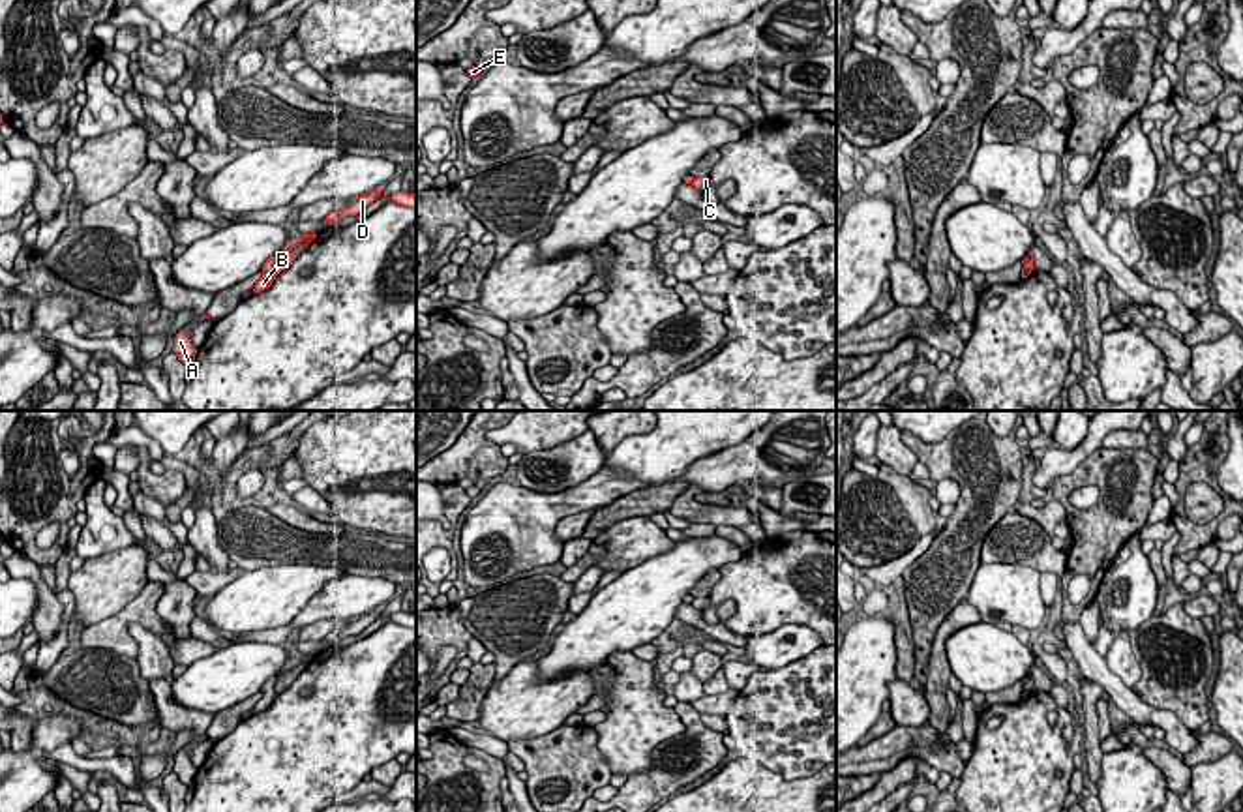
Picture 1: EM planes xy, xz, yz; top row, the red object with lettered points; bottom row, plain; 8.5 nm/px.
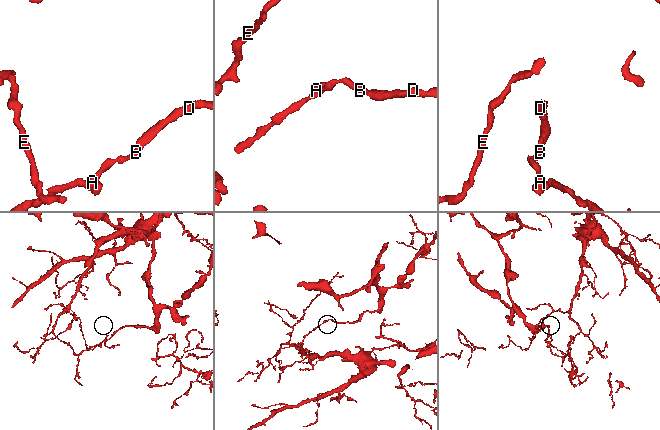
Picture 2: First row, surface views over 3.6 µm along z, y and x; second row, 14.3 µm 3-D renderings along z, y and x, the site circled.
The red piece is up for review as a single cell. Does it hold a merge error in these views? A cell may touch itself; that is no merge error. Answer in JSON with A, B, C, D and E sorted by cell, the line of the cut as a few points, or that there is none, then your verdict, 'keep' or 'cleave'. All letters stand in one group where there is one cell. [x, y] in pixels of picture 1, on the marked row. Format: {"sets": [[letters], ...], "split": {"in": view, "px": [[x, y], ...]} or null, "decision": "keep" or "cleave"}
{"sets": [["A", "B", "E"], ["C", "D"]], "split": {"in": "xy", "px": [[274, 257], [278, 272]]}, "decision": "cleave"}

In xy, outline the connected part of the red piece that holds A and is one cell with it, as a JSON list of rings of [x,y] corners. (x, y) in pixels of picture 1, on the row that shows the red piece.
[[[182,328],[182,330],[176,332],[172,353],[178,356],[178,360],[184,366],[193,366],[195,354],[197,354],[197,347],[191,343],[187,328]]]

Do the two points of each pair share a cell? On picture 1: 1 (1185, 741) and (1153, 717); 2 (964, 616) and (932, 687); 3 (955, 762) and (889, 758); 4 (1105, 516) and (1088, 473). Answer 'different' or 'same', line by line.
1: same
2: same
3: same
4: same

